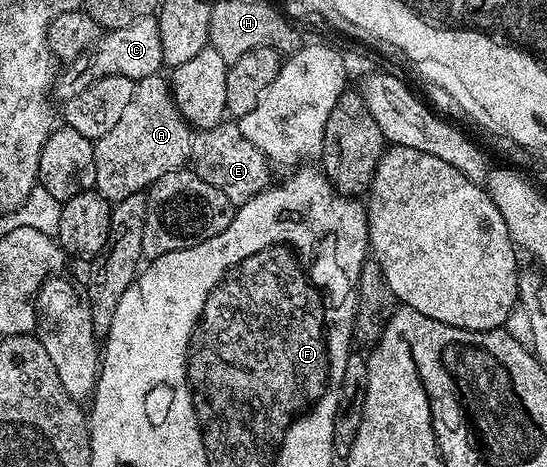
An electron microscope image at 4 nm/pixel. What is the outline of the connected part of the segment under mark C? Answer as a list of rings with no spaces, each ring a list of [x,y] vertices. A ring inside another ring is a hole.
[[[157,17],[141,18],[136,24],[128,24],[128,28],[107,30],[99,37],[96,45],[81,54],[75,62],[69,63],[66,70],[57,75],[53,93],[65,100],[76,96],[76,92],[84,92],[88,84],[100,80],[104,76],[123,74],[132,79],[152,76],[163,69],[162,30],[158,27]]]

